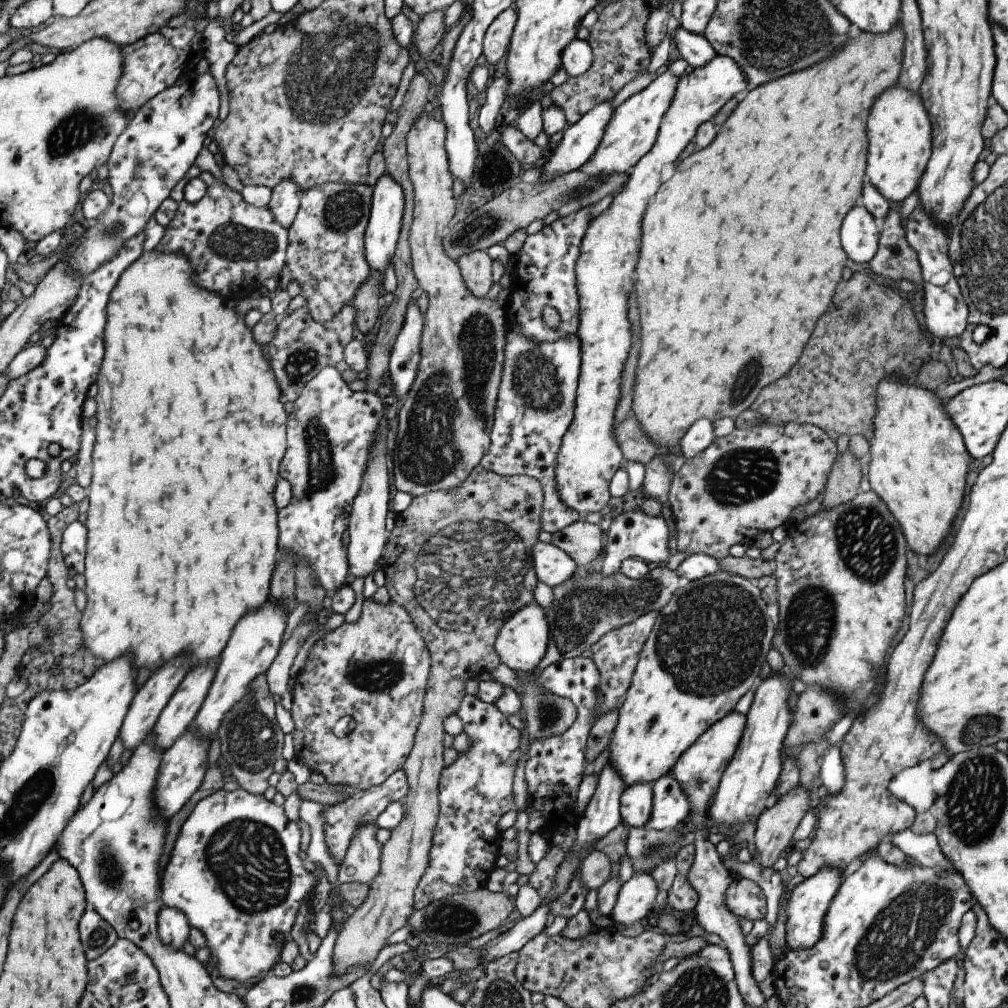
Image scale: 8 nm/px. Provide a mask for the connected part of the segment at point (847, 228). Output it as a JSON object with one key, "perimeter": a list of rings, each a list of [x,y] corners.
{"perimeter":[[[853,206],[841,224],[841,246],[849,260],[865,264],[878,247],[879,227],[873,215],[863,206]]]}

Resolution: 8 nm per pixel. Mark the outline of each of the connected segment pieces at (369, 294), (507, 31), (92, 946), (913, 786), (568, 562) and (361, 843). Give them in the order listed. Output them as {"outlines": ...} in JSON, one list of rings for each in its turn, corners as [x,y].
{"outlines":[[[[372,271],[357,287],[352,298],[353,324],[359,332],[368,335],[375,329],[378,320],[377,298],[382,294],[380,277]]],[[[507,7],[484,32],[481,58],[484,62],[497,62],[508,50],[512,28],[516,21],[516,11]]],[[[89,907],[84,910],[79,920],[79,938],[87,962],[101,956],[117,937],[113,928],[97,912]]],[[[937,753],[919,764],[906,766],[889,779],[889,792],[914,810],[915,816],[909,828],[915,834],[934,832],[936,820],[930,808],[938,792],[935,772],[948,760],[948,754]]],[[[539,540],[532,546],[529,558],[537,580],[551,588],[567,581],[573,573],[580,570],[573,559],[560,548]]],[[[375,824],[359,827],[353,835],[345,856],[337,864],[336,882],[369,885],[377,876],[380,867],[380,846],[374,838]]]]}

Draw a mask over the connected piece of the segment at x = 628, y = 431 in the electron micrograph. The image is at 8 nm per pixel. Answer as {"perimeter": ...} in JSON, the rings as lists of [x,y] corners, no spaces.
{"perimeter":[[[631,411],[614,426],[614,437],[622,452],[623,464],[635,461],[645,465],[652,459],[657,449],[657,446],[643,434],[638,420]]]}

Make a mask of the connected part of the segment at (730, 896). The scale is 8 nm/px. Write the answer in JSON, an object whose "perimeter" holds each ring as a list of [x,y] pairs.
{"perimeter":[[[734,877],[724,892],[724,903],[741,920],[761,920],[765,916],[765,897],[749,879]]]}

